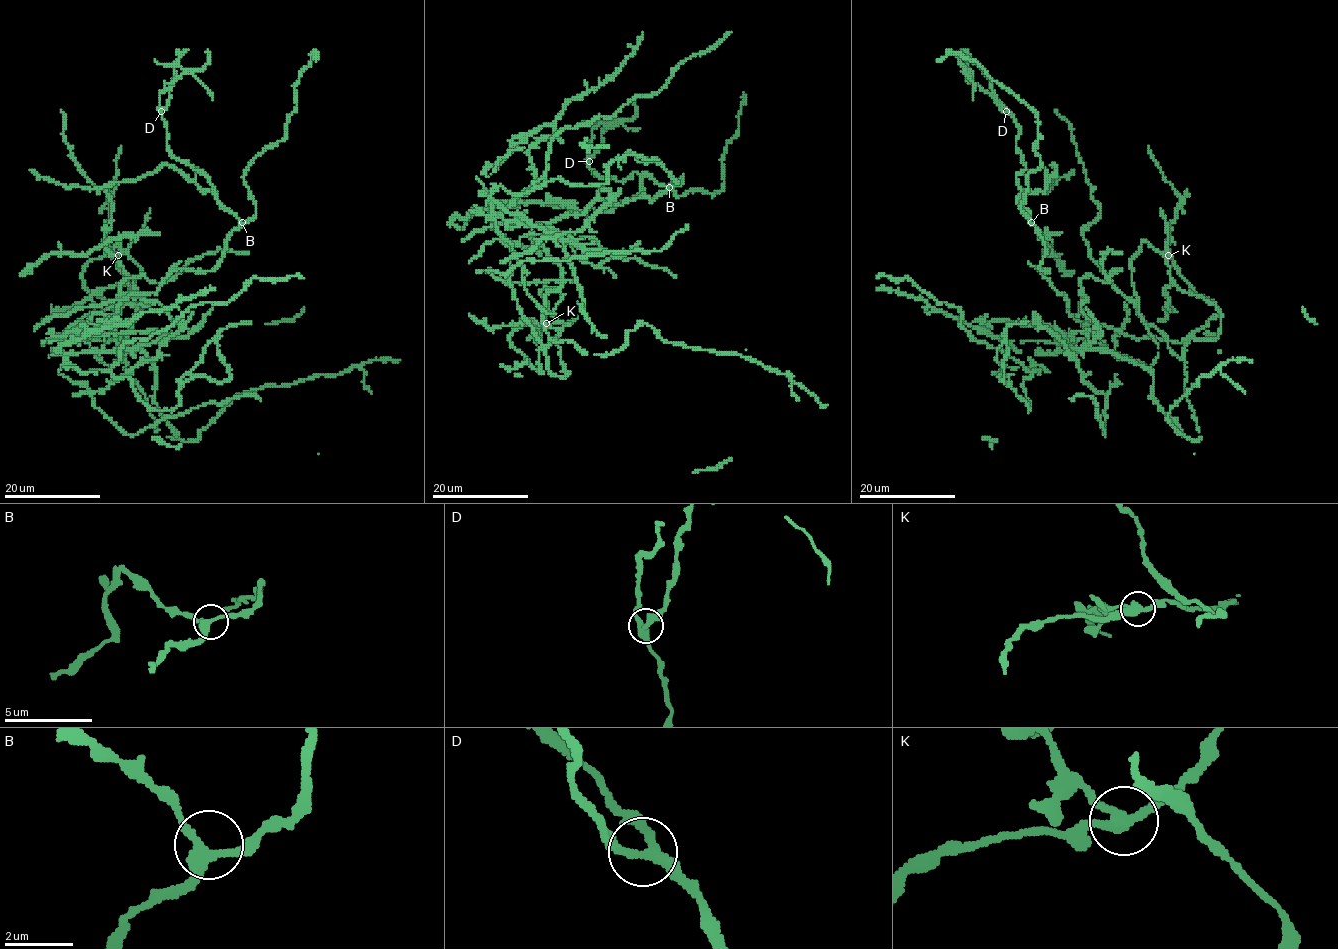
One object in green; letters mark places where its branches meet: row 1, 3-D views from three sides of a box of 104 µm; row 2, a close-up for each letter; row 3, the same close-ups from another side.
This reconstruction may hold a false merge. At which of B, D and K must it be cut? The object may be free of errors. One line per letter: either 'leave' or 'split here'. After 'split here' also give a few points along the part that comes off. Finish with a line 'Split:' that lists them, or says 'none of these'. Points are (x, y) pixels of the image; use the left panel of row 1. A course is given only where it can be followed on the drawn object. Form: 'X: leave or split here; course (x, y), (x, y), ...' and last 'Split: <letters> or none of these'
B: leave
D: leave
K: split here; course (118, 255), (109, 246), (106, 224), (109, 222), (108, 205), (117, 176), (115, 159), (121, 146)
Split: K

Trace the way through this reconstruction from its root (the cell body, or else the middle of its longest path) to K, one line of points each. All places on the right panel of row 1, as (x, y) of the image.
K: (1141, 248), (1147, 241), (1183, 291), (1215, 305), (1222, 316), (1215, 339), (1191, 336), (1218, 306), (1168, 255)

